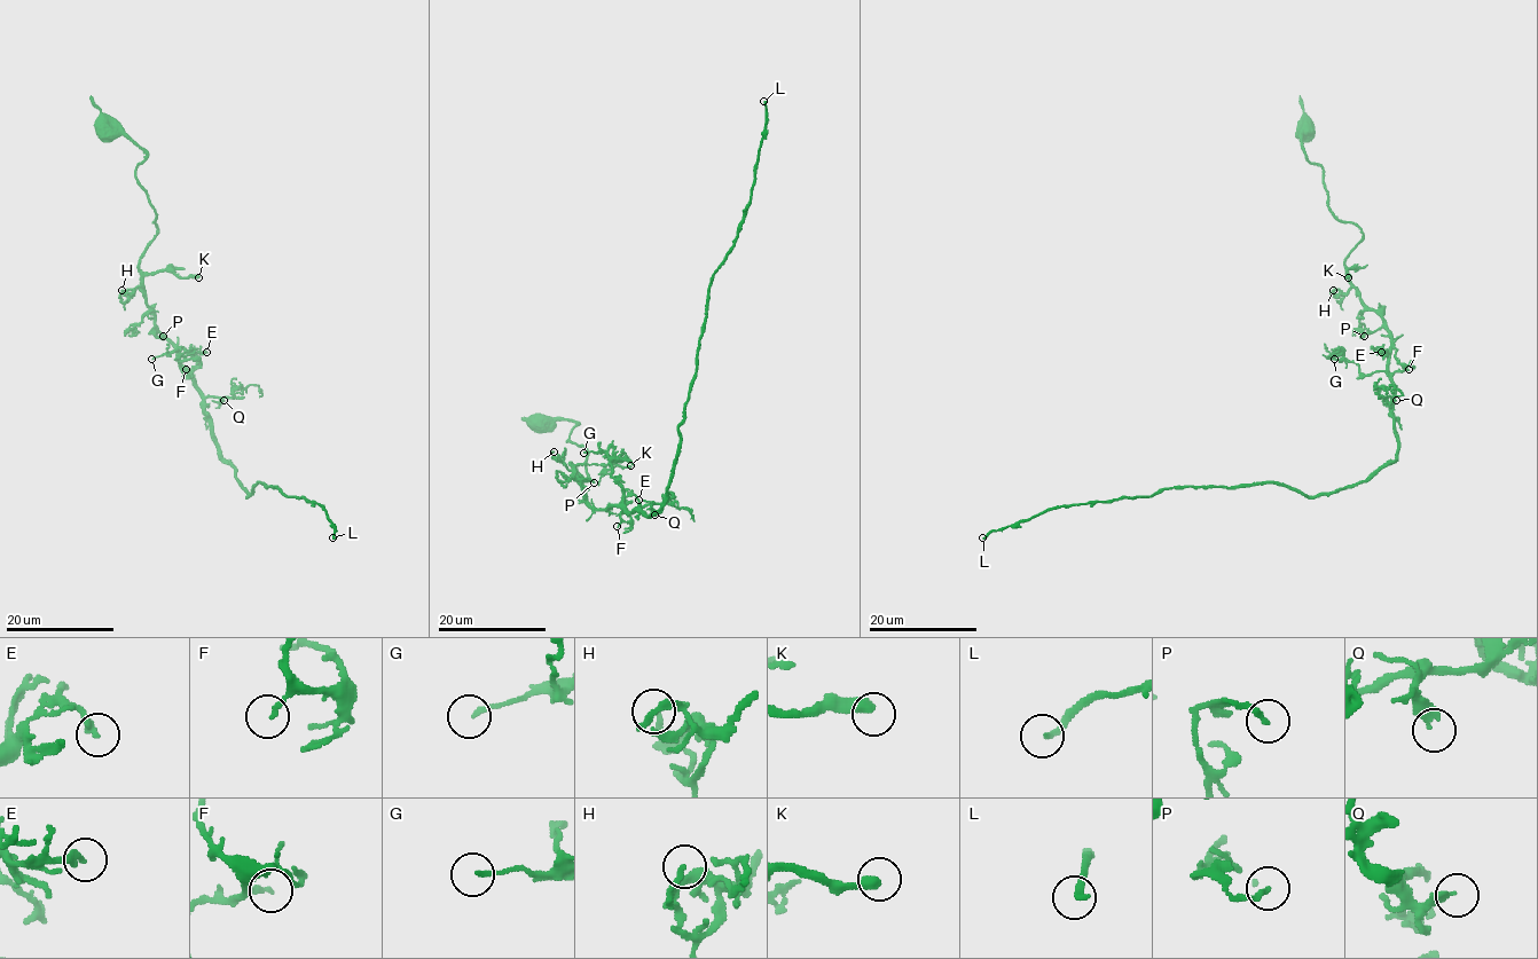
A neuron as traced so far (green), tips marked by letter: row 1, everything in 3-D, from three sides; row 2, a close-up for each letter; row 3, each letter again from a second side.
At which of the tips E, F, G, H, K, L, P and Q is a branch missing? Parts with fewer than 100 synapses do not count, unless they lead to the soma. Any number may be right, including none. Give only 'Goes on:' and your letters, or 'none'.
Goes on: L

